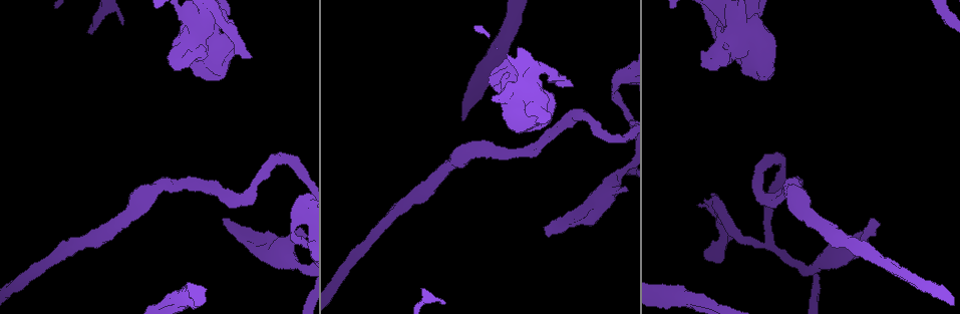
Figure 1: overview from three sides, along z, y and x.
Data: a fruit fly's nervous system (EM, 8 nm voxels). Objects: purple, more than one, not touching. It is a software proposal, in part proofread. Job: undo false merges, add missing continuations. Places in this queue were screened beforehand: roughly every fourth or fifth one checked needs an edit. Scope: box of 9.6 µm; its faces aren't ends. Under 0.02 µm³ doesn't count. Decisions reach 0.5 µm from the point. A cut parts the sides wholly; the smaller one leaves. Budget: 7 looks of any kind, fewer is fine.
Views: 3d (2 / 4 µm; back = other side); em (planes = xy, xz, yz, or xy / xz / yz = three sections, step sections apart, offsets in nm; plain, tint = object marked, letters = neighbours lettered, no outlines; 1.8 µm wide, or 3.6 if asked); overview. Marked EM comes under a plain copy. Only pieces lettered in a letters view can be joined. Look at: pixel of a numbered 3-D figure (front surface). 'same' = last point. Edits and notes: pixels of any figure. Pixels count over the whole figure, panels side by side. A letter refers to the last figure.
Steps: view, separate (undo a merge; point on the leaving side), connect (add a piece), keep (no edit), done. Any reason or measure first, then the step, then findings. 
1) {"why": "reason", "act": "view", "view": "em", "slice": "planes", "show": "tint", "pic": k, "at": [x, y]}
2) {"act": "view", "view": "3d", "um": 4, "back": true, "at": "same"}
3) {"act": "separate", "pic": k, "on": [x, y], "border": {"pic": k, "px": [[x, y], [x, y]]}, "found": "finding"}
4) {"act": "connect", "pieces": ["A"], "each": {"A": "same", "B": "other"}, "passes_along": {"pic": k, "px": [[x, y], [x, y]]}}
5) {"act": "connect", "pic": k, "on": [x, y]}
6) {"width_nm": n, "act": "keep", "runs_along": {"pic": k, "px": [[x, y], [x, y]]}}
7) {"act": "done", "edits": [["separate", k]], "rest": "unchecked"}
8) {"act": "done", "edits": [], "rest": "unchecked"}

{"why": "thick turns thin", "act": "view", "view": "em", "slice": "planes", "show": "letters", "pic": 1, "at": [591, 202]}

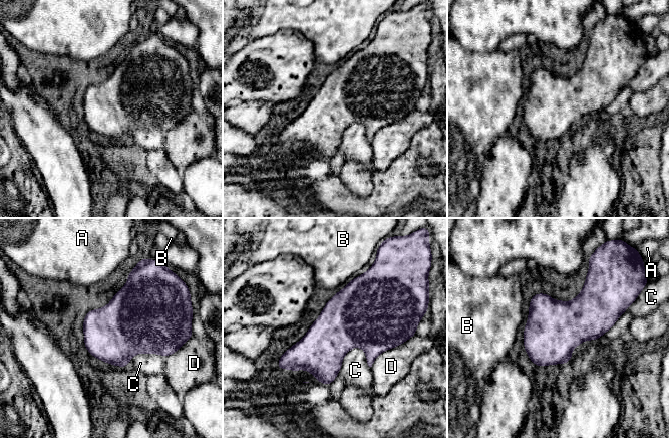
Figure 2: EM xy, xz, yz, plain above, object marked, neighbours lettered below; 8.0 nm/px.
{"act": "keep", "each": {"A": "other", "B": "other", "C": "other", "D": "other"}, "found": "one cell here"}

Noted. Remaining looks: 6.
{"why": "free end", "act": "view", "view": "3d", "um": 4, "pic": 1, "at": [547, 236]}

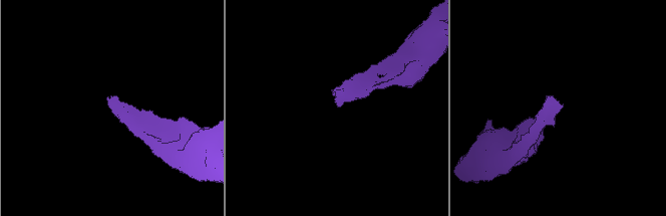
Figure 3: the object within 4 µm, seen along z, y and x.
{"act": "view", "view": "em", "slice": "planes", "show": "letters", "pic": 3, "at": [110, 102]}

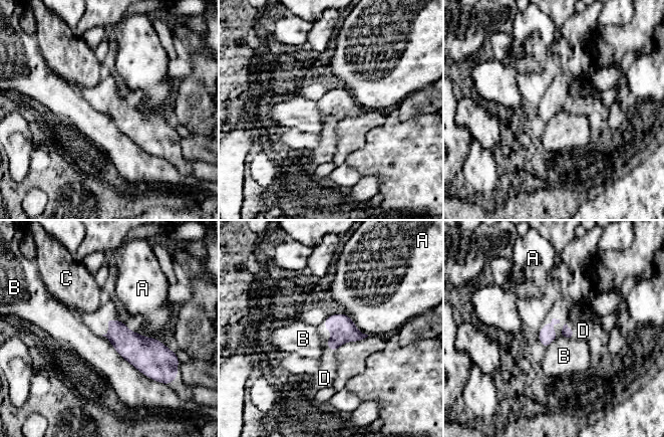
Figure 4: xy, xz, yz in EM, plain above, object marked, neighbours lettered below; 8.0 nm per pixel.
{"width_nm": 130, "act": "connect", "pieces": ["D"], "each": {"A": "other", "B": "other", "C": "other", "D": "same"}, "passes_along": {"pic": 4, "px": [[566, 332], [573, 331], [583, 331]]}, "found": "the cell continues"}

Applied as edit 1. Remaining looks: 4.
{"why": "free end", "act": "view", "view": "3d", "um": 2, "pic": 1, "at": [251, 56]}

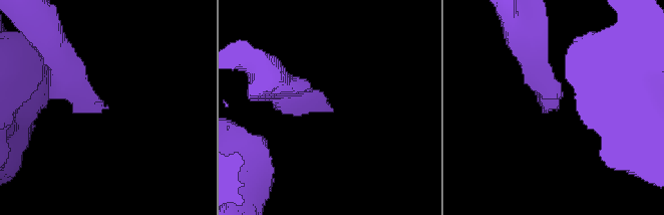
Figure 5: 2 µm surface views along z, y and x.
{"act": "view", "view": "em", "slice": "xy", "step": 8, "show": "letters", "pic": 5, "at": [557, 105]}

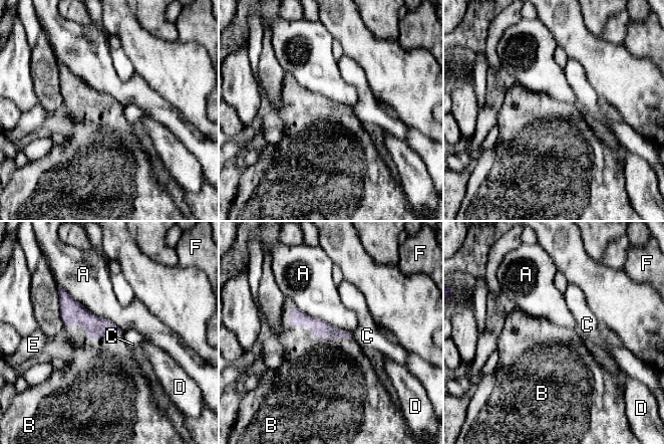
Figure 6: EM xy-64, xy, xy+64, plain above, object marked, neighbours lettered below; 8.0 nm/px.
{"act": "view", "view": "em", "slice": "planes", "show": "letters", "at": "same"}

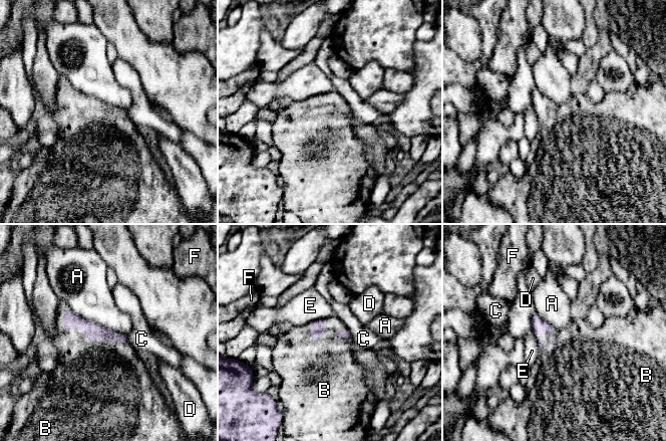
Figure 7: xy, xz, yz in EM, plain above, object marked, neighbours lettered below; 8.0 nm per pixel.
{"longest_contact_nm": ["A", 440], "act": "connect", "pieces": ["B"], "each": {"A": "other", "B": "same", "C": "other", "D": "other", "E": "other", "F": "other"}, "found": "it goes on there"}

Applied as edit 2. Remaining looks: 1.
{"act": "done", "edits": [["connect", 4], ["connect", 7]], "rest": "unchecked"}

